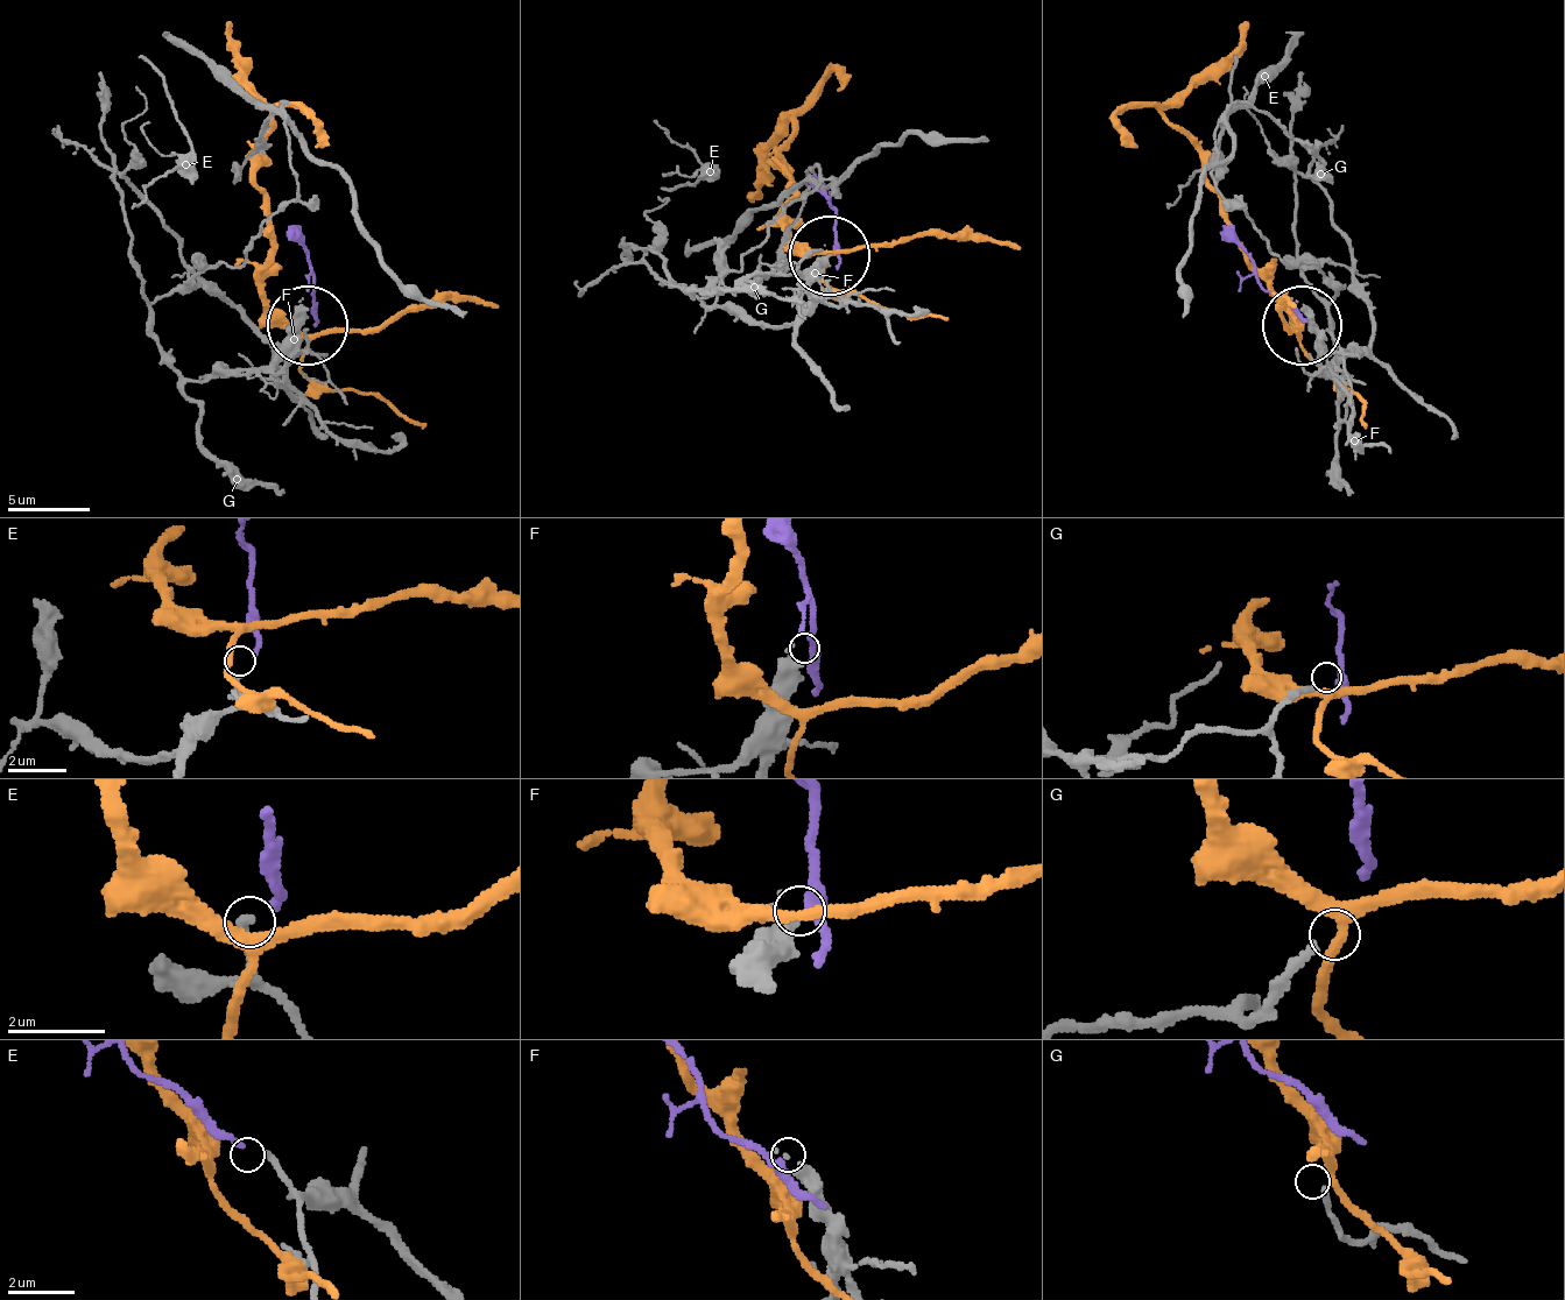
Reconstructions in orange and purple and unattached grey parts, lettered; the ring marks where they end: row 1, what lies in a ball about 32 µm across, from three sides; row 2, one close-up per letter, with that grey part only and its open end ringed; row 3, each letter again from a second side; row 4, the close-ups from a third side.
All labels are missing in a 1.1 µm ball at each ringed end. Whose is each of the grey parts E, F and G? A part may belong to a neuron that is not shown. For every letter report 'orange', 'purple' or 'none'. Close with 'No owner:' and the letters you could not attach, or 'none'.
E: purple
F: none
G: none
No owner: F, G

